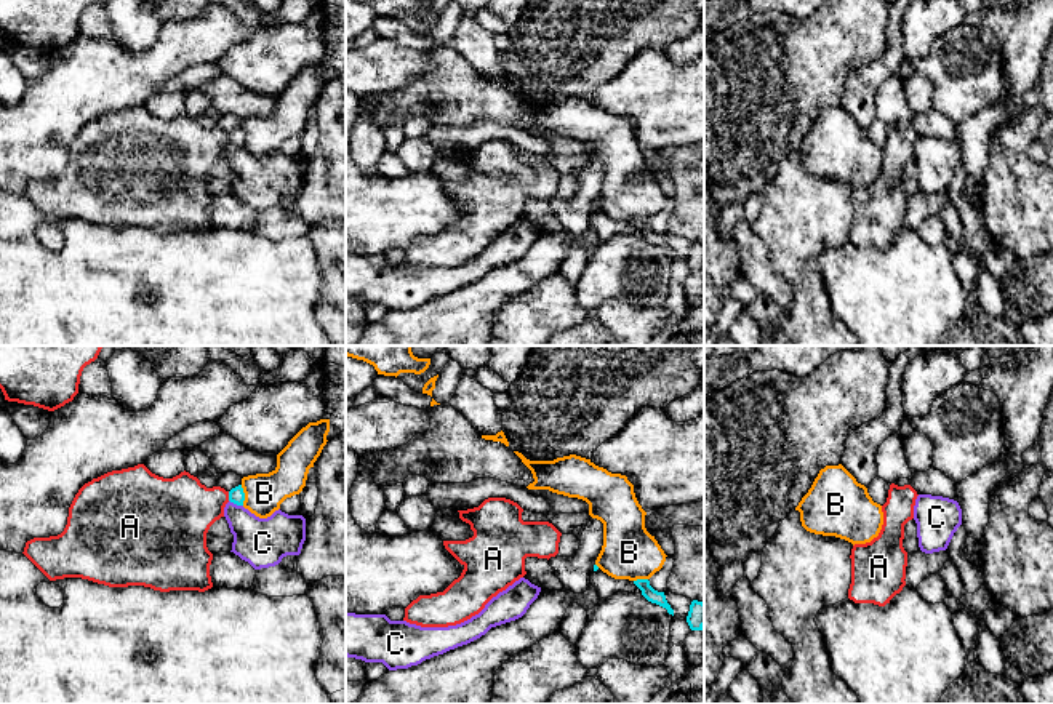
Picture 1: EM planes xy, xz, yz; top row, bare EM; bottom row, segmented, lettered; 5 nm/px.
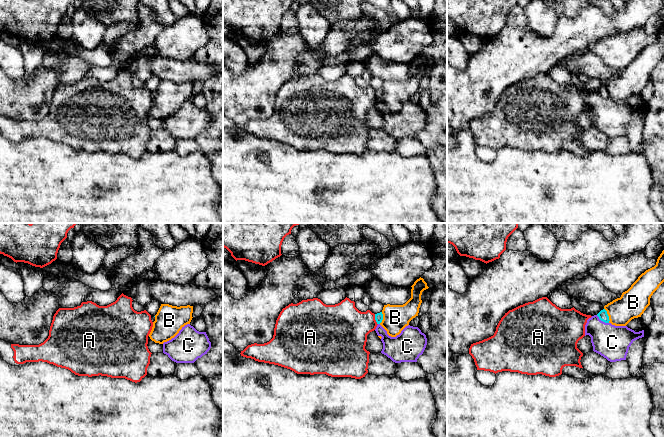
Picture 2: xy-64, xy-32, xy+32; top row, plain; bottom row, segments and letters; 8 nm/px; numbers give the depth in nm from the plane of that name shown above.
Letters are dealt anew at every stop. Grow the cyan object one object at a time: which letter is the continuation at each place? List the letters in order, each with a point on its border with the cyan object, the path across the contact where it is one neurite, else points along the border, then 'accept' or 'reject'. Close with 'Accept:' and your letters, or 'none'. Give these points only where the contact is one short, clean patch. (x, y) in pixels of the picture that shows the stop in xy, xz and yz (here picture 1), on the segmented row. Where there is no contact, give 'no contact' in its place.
A: meets cyan in xy at (229, 496); border along xy (228, 492), (229, 500); reject
B: meets cyan in xy at (244, 495); reject
C: meets cyan in xy at (236, 503); border along xy (229, 500), (242, 506); reject
Accept: none

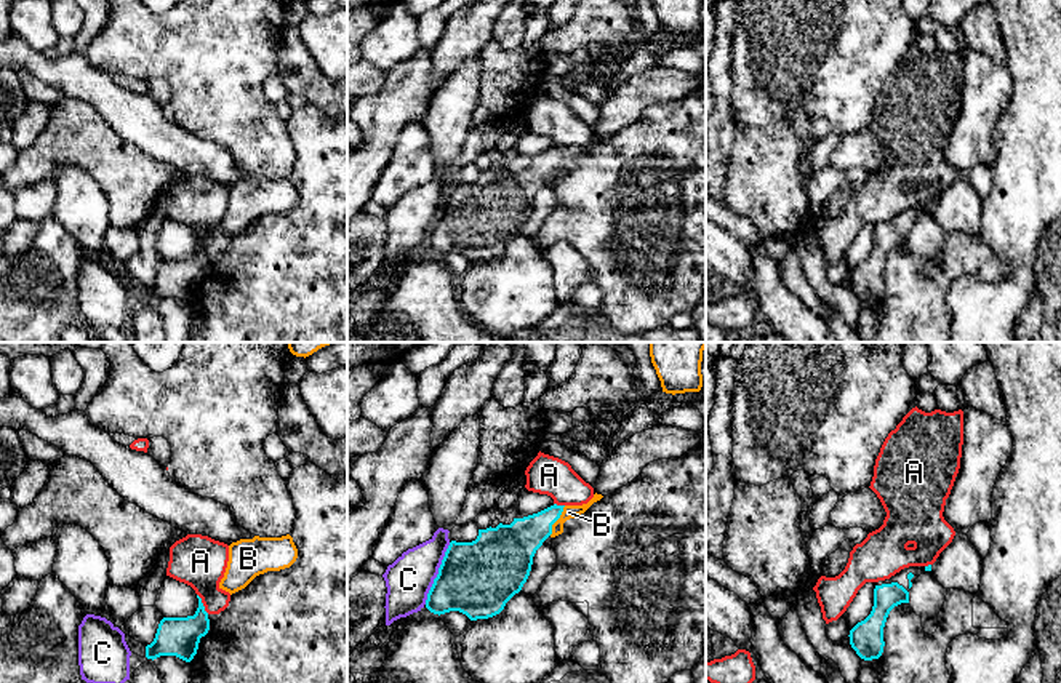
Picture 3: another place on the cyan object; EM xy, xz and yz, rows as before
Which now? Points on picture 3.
A: meets cyan in xy at (202, 603); reject
B: meets cyan in xz at (557, 519); runs through xz (516, 544), (530, 531), (557, 519), (568, 512); accept
C: meets cyan in xz at (439, 573); reject
Accept: B

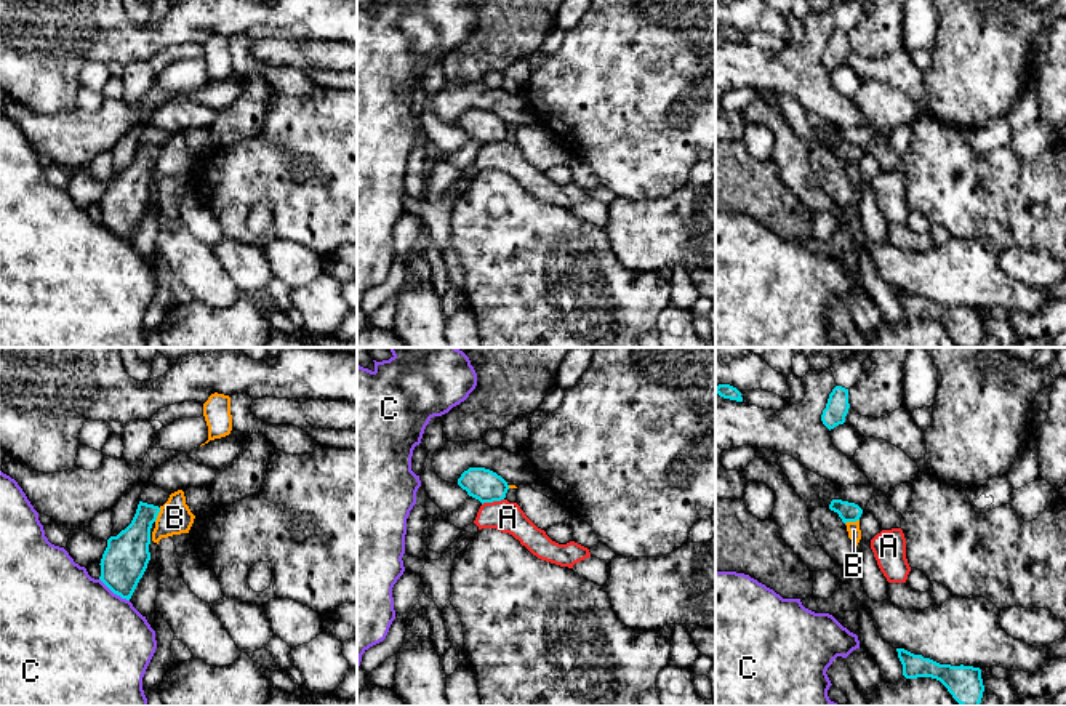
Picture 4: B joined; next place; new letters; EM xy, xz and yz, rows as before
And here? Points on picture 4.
A: meets cyan in xz at (492, 501); border along xz (503, 498), (482, 505); reject
B: meets cyan in xy at (157, 514); reject
C: meets cyan in xy at (114, 593); reject
Accept: none

